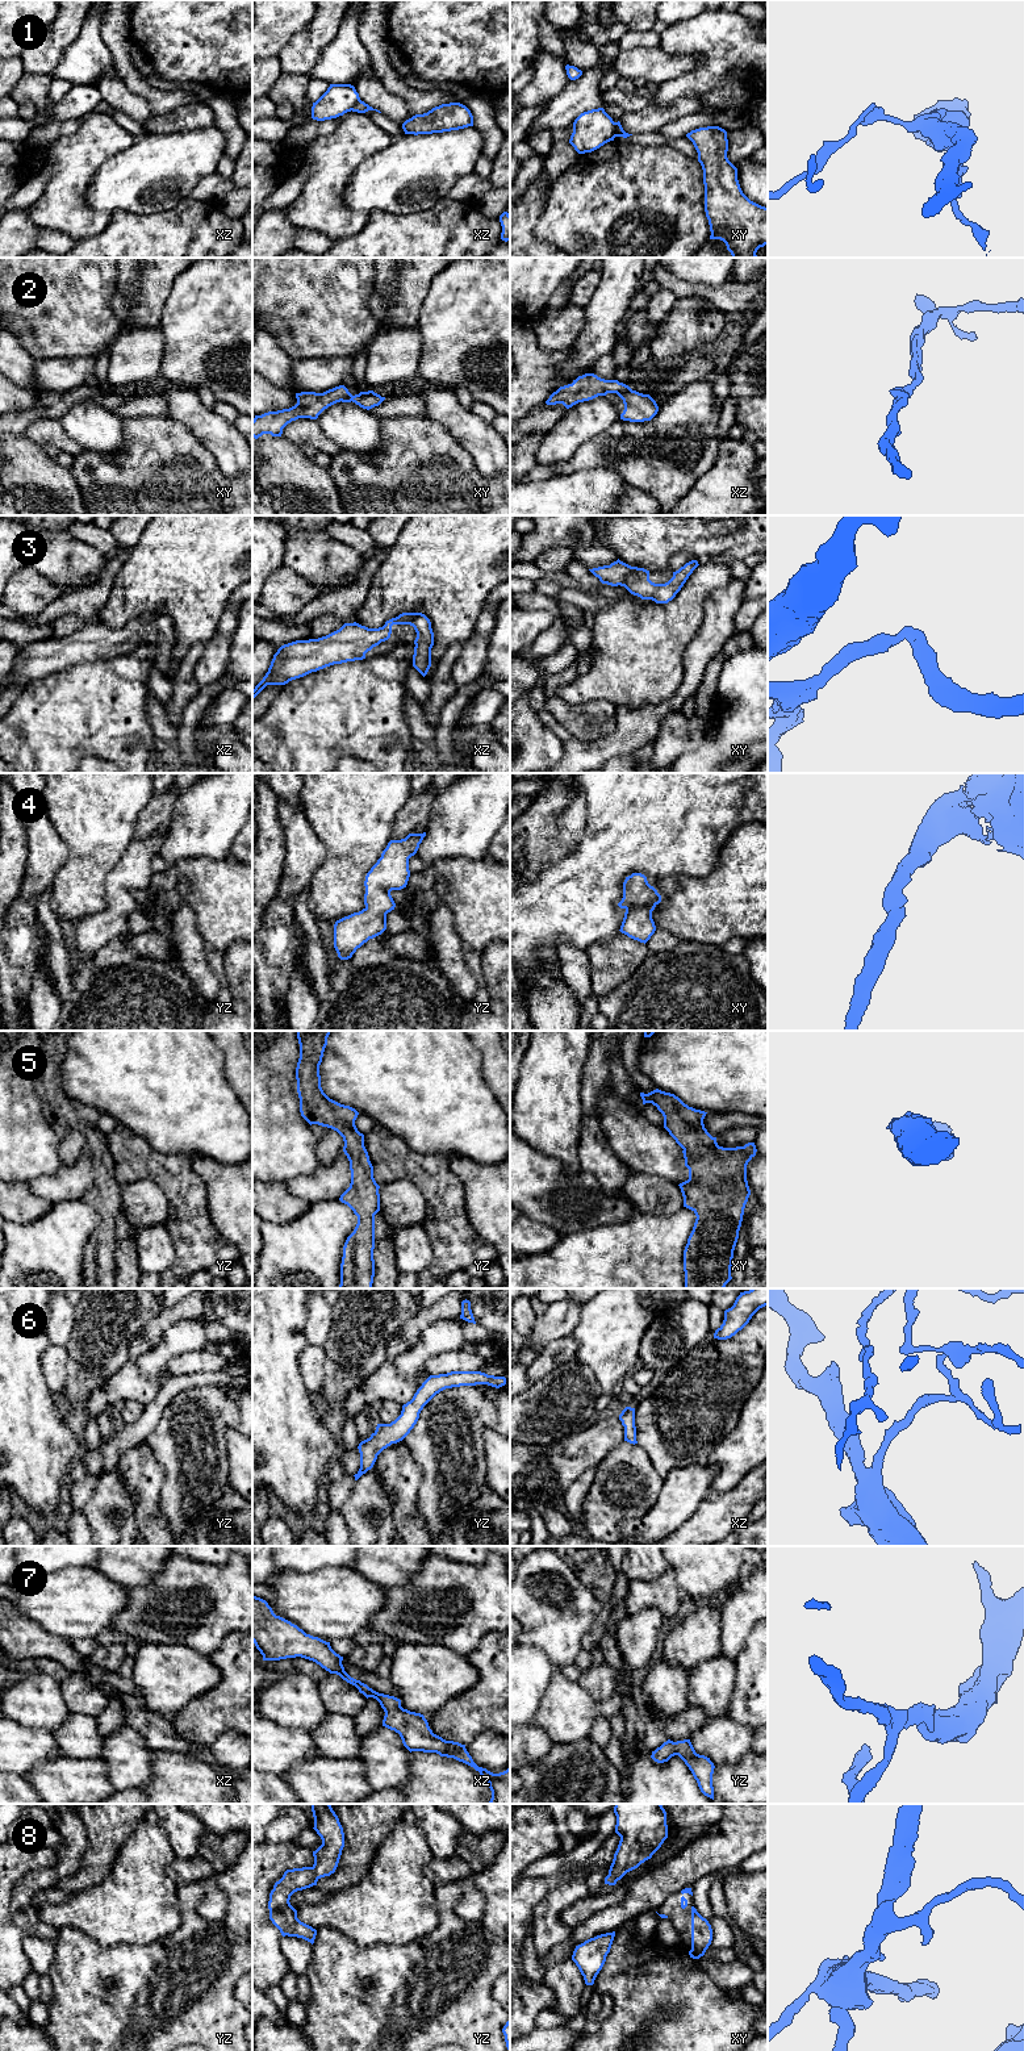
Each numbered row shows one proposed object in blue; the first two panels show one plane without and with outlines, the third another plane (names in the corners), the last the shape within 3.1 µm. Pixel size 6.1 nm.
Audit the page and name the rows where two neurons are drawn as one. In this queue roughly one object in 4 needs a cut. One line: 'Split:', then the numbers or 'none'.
Split: 1

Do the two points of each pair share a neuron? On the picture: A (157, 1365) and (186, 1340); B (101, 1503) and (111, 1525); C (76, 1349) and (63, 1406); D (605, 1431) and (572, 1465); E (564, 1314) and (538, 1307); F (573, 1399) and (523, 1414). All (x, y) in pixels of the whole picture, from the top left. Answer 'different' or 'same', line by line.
A: same
B: same
C: same
D: same
E: different
F: same

